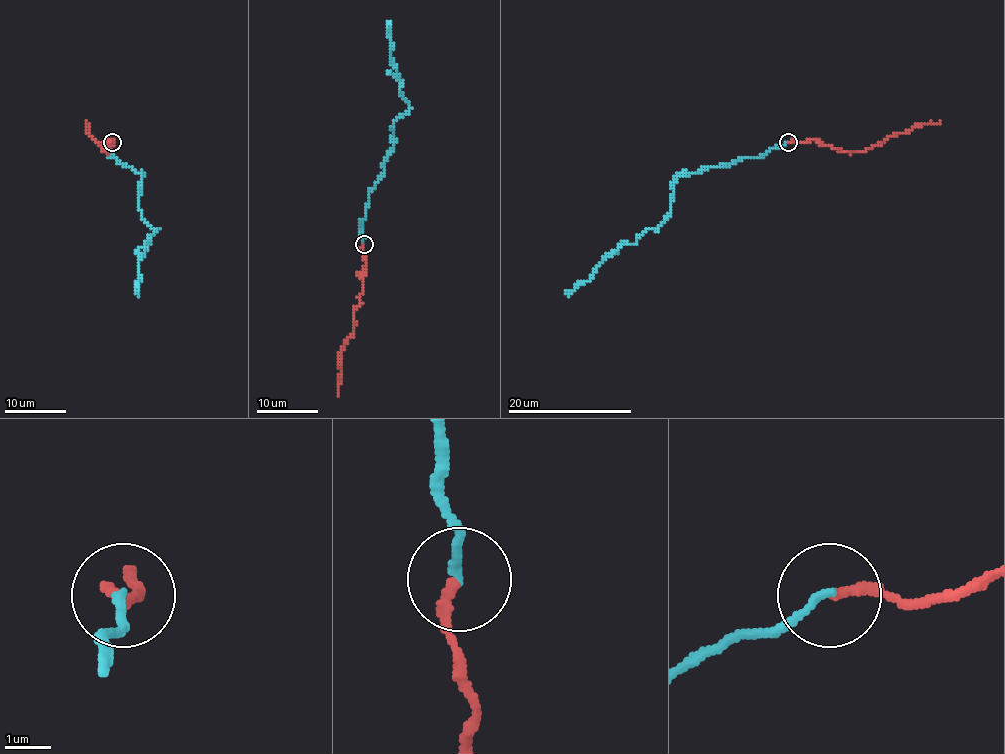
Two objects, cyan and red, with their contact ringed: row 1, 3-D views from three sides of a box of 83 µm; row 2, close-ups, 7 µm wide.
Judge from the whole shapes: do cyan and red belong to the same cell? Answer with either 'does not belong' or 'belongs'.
belongs

